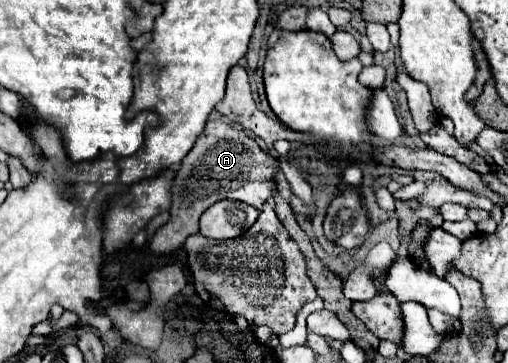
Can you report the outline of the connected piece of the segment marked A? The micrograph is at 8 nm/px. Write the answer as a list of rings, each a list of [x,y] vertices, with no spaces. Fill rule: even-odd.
[[[208,121],[204,131],[198,135],[190,153],[182,159],[174,181],[174,201],[170,207],[170,221],[162,225],[150,239],[150,249],[158,253],[172,253],[184,245],[184,241],[198,233],[200,215],[220,199],[238,199],[256,209],[274,191],[276,171],[268,163],[266,151],[260,149],[256,139],[244,129],[236,129],[224,121]]]

